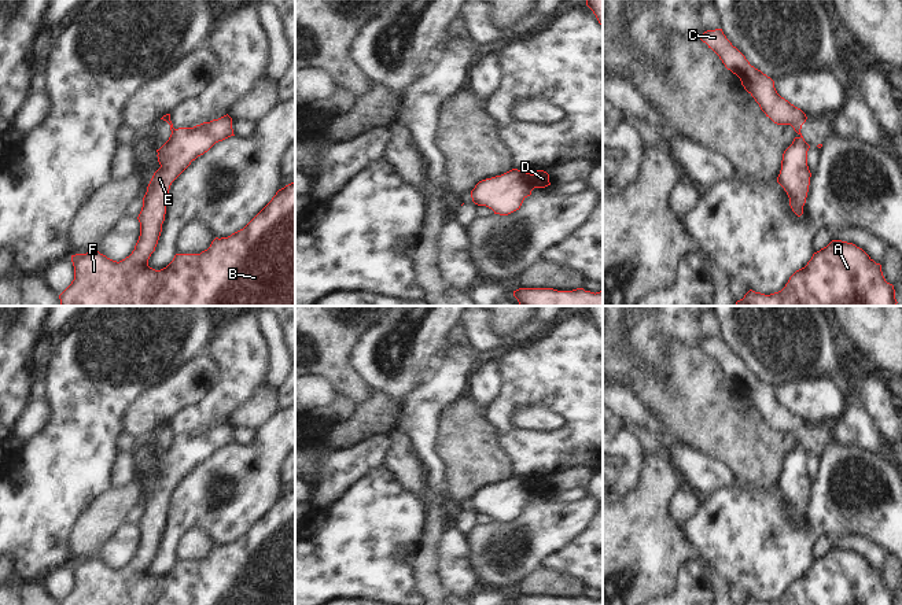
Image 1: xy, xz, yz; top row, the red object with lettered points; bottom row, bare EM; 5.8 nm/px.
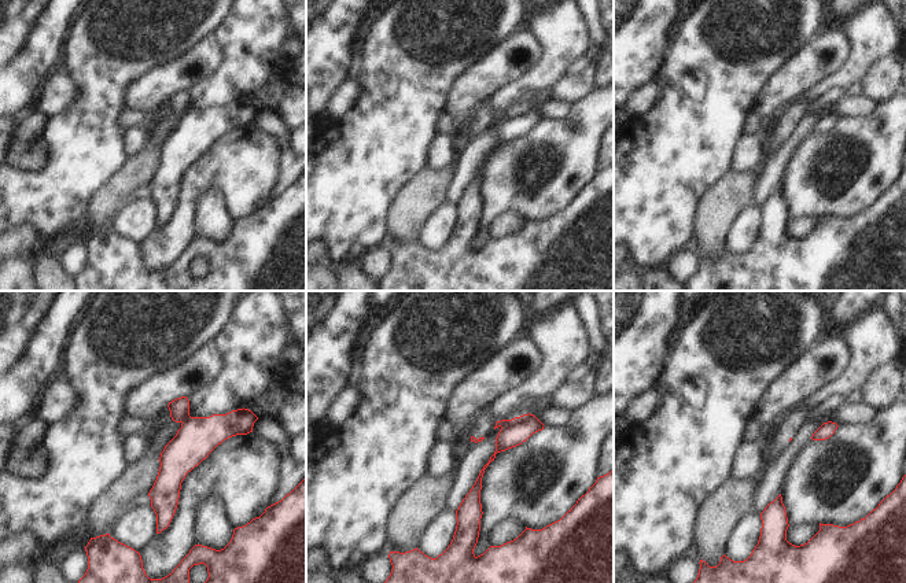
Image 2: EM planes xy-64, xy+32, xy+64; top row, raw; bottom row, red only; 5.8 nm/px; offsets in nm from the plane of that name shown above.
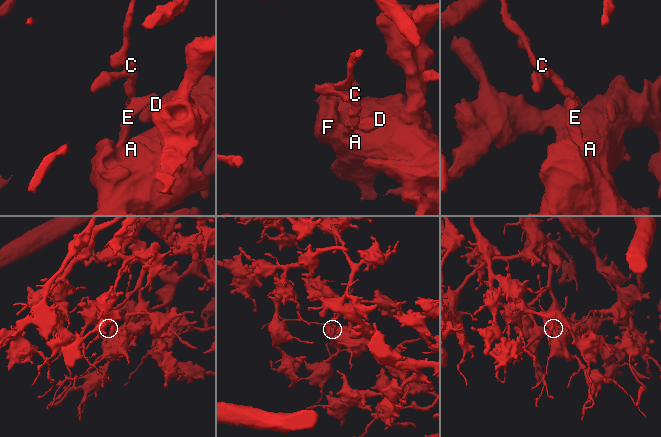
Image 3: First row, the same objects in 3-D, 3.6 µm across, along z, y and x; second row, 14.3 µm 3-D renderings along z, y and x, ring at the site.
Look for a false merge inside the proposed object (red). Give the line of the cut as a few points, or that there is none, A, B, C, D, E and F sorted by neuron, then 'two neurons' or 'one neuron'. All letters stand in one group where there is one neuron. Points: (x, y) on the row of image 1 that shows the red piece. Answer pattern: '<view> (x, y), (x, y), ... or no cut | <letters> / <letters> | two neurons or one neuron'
xy (175, 129), (172, 132) | A B D E F / C | two neurons

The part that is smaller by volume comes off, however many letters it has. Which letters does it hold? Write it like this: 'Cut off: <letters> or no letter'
Cut off: C

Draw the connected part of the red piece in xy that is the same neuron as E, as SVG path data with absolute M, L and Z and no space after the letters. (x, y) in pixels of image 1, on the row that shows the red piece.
M227 114L218 119L194 128L174 129L169 140L157 150L161 167L154 173L143 207L137 217L140 236L129 257L117 262L97 250L71 255L74 280L59 295L60 306L295 306L295 181L279 189L272 200L240 230L228 237L216 237L200 254L176 254L163 269L148 266L148 259L158 244L166 214L172 182L216 143L233 134L232 118Z

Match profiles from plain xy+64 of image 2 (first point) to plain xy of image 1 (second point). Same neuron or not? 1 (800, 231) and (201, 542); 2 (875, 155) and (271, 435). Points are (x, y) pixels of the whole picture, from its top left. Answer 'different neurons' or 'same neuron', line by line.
1: same neuron
2: same neuron

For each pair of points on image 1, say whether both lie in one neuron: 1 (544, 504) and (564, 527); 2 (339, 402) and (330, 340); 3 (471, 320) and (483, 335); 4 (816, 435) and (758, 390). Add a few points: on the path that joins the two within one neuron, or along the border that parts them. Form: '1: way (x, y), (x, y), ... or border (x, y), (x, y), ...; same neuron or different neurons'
1: way (547, 509), (559, 522); same neuron
2: border (337, 393), (341, 393), (356, 406); different neurons
3: way (475, 324), (479, 331); same neuron
4: way (801, 430), (794, 423), (787, 421), (770, 405); same neuron

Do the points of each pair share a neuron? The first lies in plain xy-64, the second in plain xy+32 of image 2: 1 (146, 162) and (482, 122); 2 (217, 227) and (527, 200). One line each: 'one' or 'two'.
1: two
2: two

